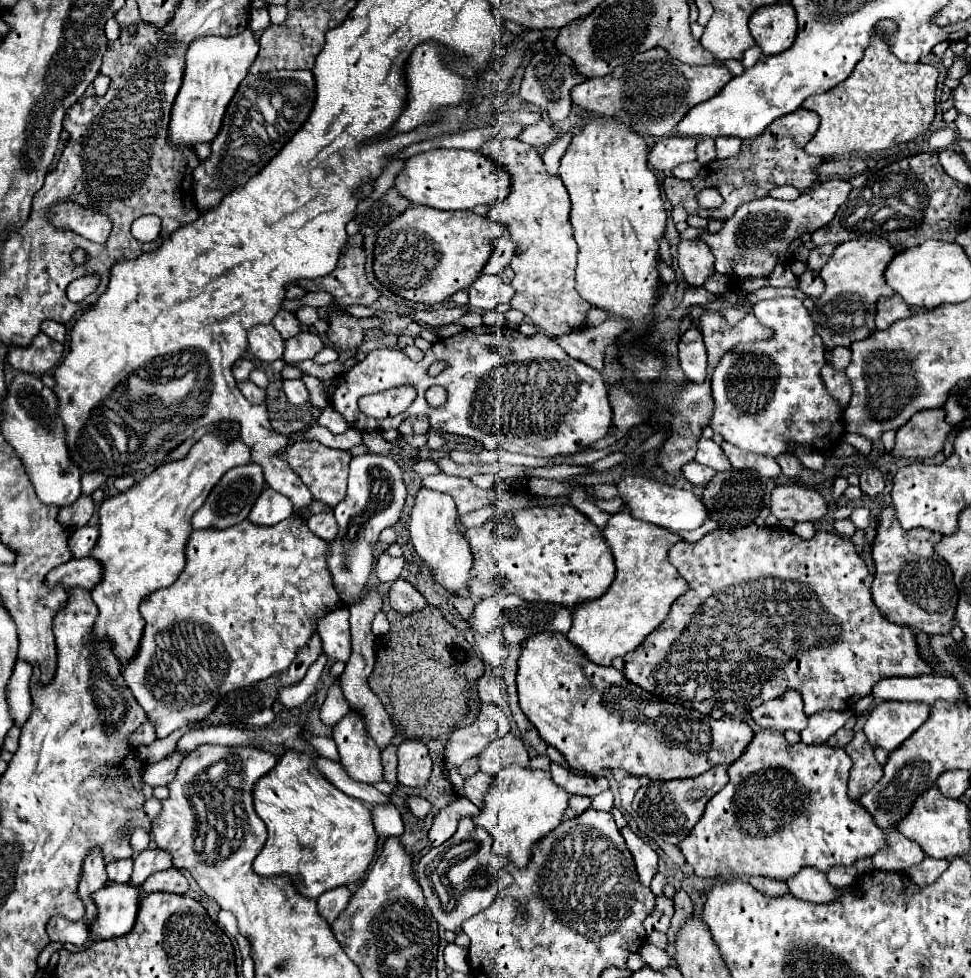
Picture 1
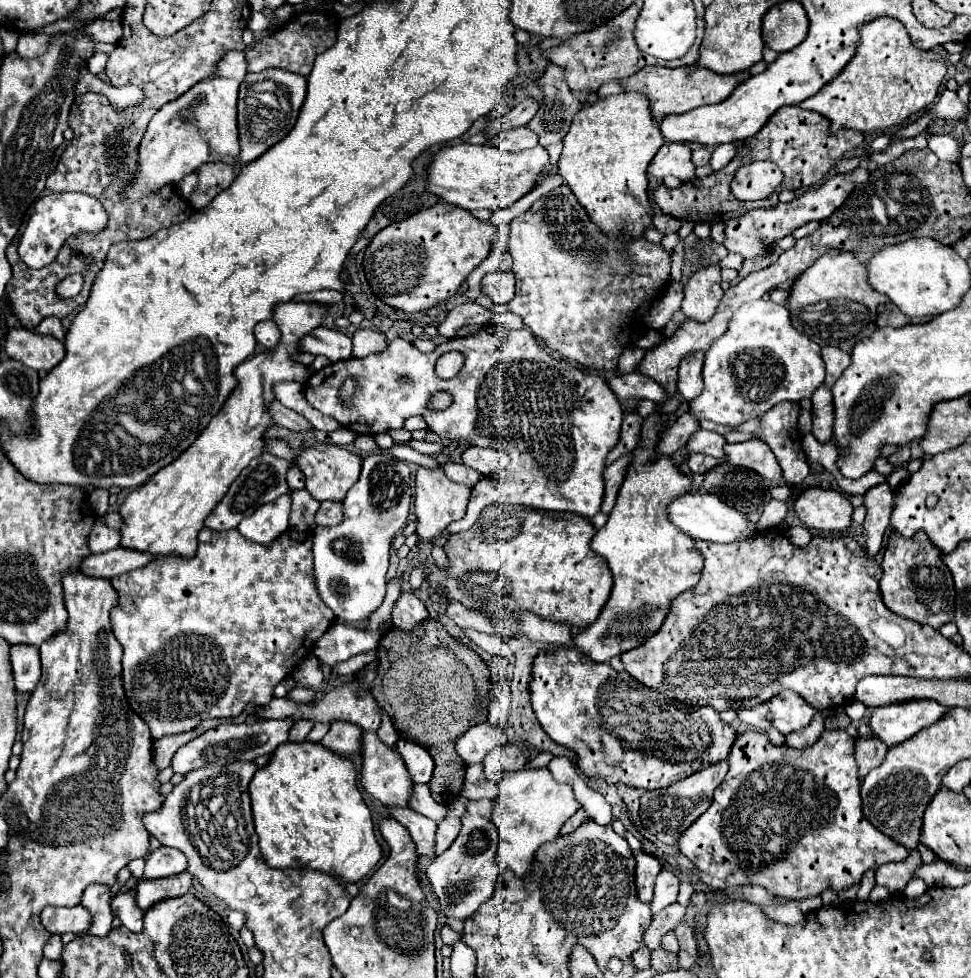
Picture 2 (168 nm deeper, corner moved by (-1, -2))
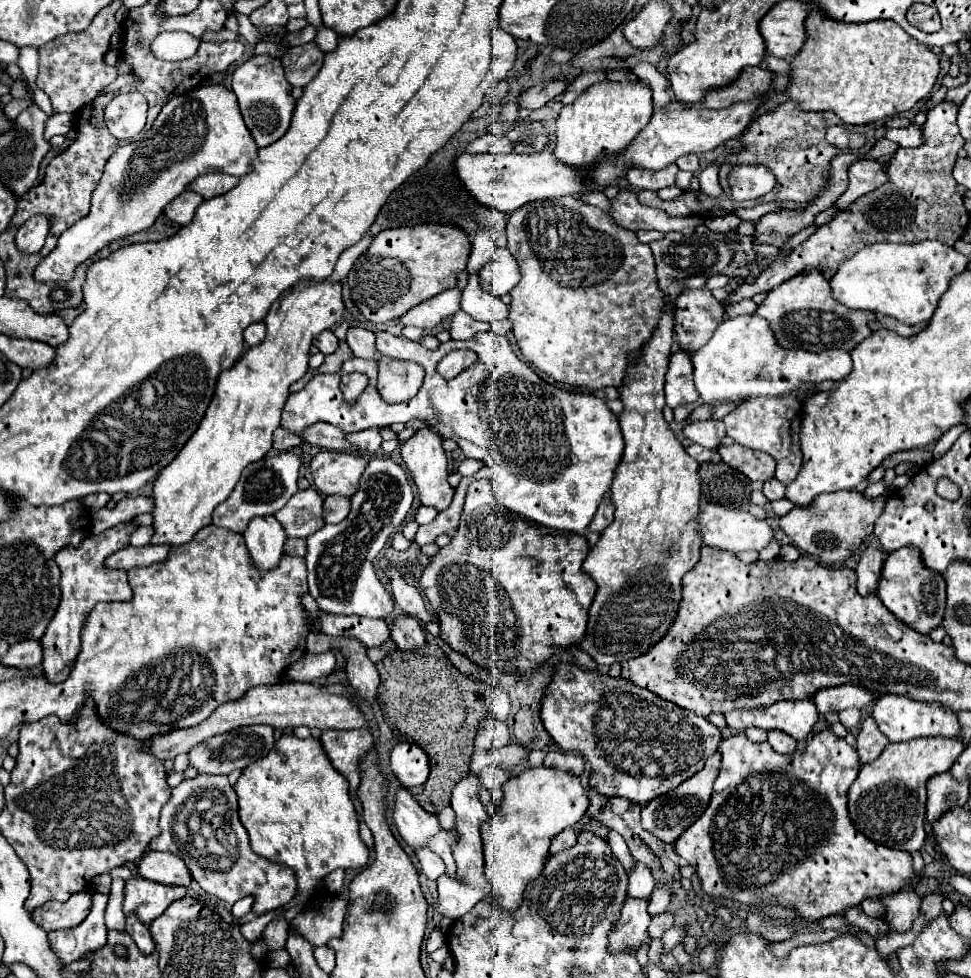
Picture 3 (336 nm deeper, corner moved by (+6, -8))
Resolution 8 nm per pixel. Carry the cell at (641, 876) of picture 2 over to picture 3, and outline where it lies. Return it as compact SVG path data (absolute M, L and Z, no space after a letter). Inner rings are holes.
M626 897L624 907L622 907L622 915L616 923L614 933L610 935L610 947L612 951L620 951L620 949L638 949L642 945L642 941L648 937L648 923L650 923L650 915L646 911L648 907L648 899L636 899L636 897Z

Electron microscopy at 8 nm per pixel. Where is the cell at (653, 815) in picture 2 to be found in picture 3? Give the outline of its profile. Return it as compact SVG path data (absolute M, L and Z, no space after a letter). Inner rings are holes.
M712 755L712 759L708 759L708 763L704 765L704 769L696 775L692 775L688 781L684 781L680 787L668 791L666 795L660 795L652 801L648 801L642 807L642 827L652 833L654 837L658 837L664 843L674 843L684 831L686 827L690 827L708 807L710 803L710 795L712 795L712 785L718 777L718 767L720 767L720 755Z

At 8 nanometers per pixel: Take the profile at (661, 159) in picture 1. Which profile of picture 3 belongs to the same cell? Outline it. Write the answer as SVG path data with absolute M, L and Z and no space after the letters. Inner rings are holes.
M672 163L672 167L664 167L664 171L648 171L642 167L634 167L628 171L626 179L630 181L630 185L638 187L638 189L652 189L658 191L662 187L674 185L674 177L678 173L678 165Z

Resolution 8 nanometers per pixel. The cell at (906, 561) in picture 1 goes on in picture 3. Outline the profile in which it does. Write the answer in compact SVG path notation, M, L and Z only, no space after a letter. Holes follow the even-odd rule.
M902 547L898 551L892 551L882 567L882 577L878 581L876 595L884 603L884 607L904 621L908 627L912 627L918 633L930 633L936 629L944 619L944 607L946 607L946 581L940 573L928 569L922 563L918 547Z

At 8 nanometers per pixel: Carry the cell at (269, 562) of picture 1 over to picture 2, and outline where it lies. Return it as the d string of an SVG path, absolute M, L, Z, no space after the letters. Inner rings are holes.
M201 529L199 533L199 547L195 551L195 557L189 557L189 561L181 561L181 557L161 557L153 559L149 565L127 571L113 581L113 587L119 593L119 605L111 611L111 625L115 631L115 637L123 645L123 689L125 697L135 713L143 717L143 721L149 725L153 739L161 739L165 735L179 735L185 731L195 729L201 721L213 719L213 717L239 717L247 703L255 705L267 705L273 699L275 685L285 679L299 661L307 659L313 653L315 643L319 637L329 629L333 623L333 613L319 601L319 593L315 589L313 581L313 557L311 557L311 533L301 533L297 529L289 529L283 533L277 541L271 545L259 545L253 541L247 541L239 529L231 529L227 533L215 533L213 529Z

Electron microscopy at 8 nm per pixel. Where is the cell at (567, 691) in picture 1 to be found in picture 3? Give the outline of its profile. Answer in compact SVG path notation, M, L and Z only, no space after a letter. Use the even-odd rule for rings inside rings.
M558 665L554 669L552 681L548 683L540 719L554 739L554 743L568 751L578 753L590 763L590 787L606 797L626 797L632 803L648 803L650 799L676 789L680 783L696 775L710 755L716 753L720 743L720 731L706 717L692 711L684 711L674 703L668 703L654 695L652 691L640 689L628 679L602 675L600 671L584 671L578 665Z

